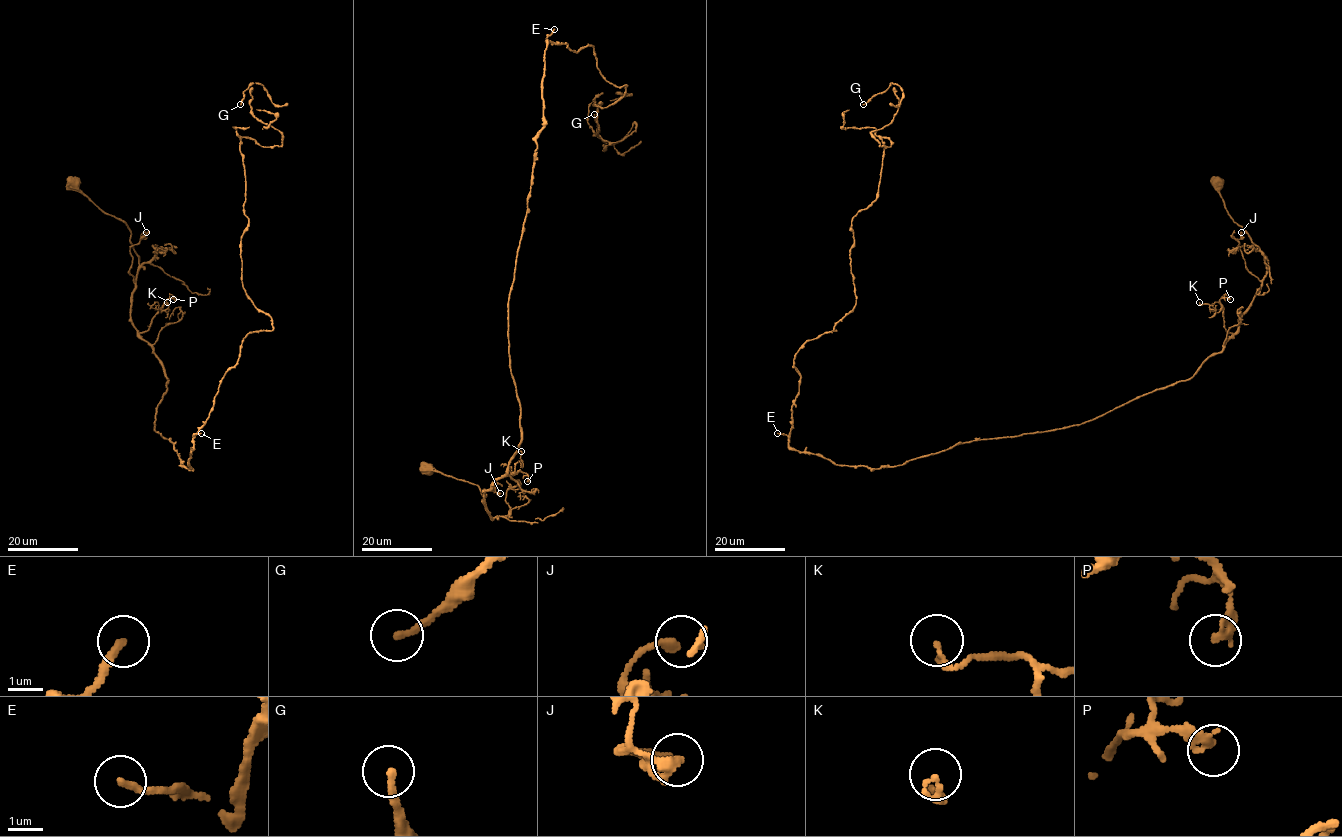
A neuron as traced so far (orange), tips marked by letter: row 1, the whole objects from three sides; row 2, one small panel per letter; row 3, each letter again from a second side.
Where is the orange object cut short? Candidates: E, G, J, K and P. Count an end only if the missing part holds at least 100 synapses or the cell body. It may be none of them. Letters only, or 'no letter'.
E

